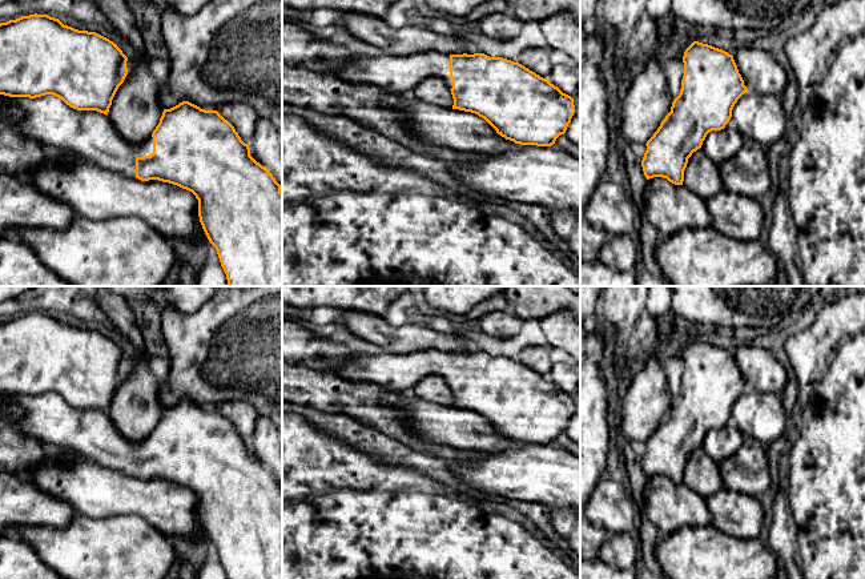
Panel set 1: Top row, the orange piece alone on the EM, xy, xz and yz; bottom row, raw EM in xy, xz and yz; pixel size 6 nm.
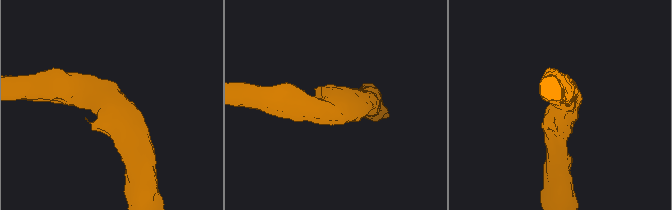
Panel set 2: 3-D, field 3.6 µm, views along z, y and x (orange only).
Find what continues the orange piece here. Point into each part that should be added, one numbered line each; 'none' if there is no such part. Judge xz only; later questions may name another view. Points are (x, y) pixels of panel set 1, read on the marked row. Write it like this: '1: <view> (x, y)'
1: xz (394, 73)

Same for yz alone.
none

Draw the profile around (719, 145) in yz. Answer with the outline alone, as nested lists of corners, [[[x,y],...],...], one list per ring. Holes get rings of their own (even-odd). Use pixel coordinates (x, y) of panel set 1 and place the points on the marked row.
[[[732,120],[721,130],[712,130],[703,141],[701,149],[716,164],[721,164],[735,156],[743,145],[743,136]]]

